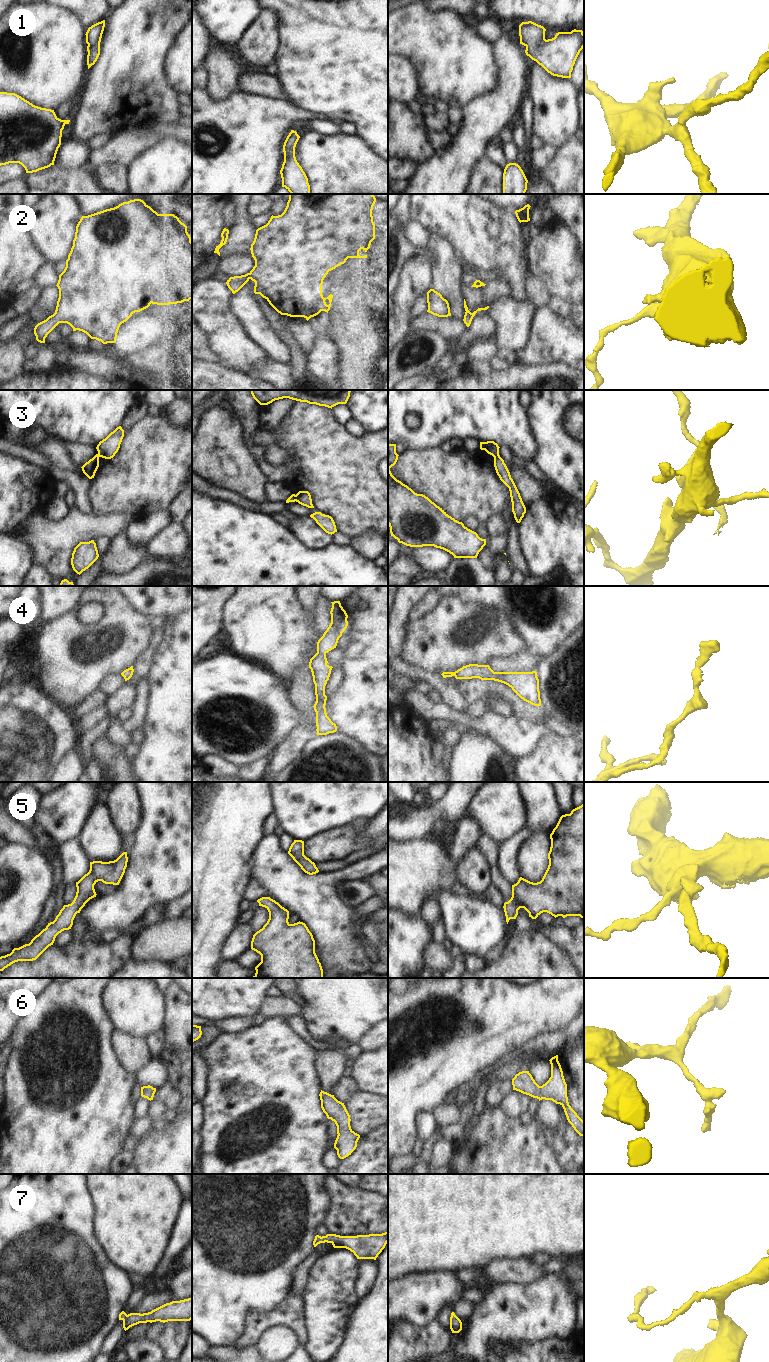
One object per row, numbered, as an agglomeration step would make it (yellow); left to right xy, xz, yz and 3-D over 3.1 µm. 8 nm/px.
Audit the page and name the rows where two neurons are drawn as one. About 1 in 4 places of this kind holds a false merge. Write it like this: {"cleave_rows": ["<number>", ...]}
{"cleave_rows": ["3"]}

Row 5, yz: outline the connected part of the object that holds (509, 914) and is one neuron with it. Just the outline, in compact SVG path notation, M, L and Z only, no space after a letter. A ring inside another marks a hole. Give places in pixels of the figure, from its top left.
M584 803L573 809L570 814L562 815L550 834L551 847L548 853L549 865L540 882L533 883L522 877L512 885L512 897L504 903L506 922L516 919L518 910L524 908L529 917L536 919L541 913L547 912L554 916L580 916L584 918Z

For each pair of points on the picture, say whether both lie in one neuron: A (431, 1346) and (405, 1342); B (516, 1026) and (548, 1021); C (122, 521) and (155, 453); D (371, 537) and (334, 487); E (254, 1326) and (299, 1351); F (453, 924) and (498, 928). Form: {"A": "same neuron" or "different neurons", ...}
{"A": "same neuron", "B": "same neuron", "C": "different neurons", "D": "different neurons", "E": "different neurons", "F": "same neuron"}

